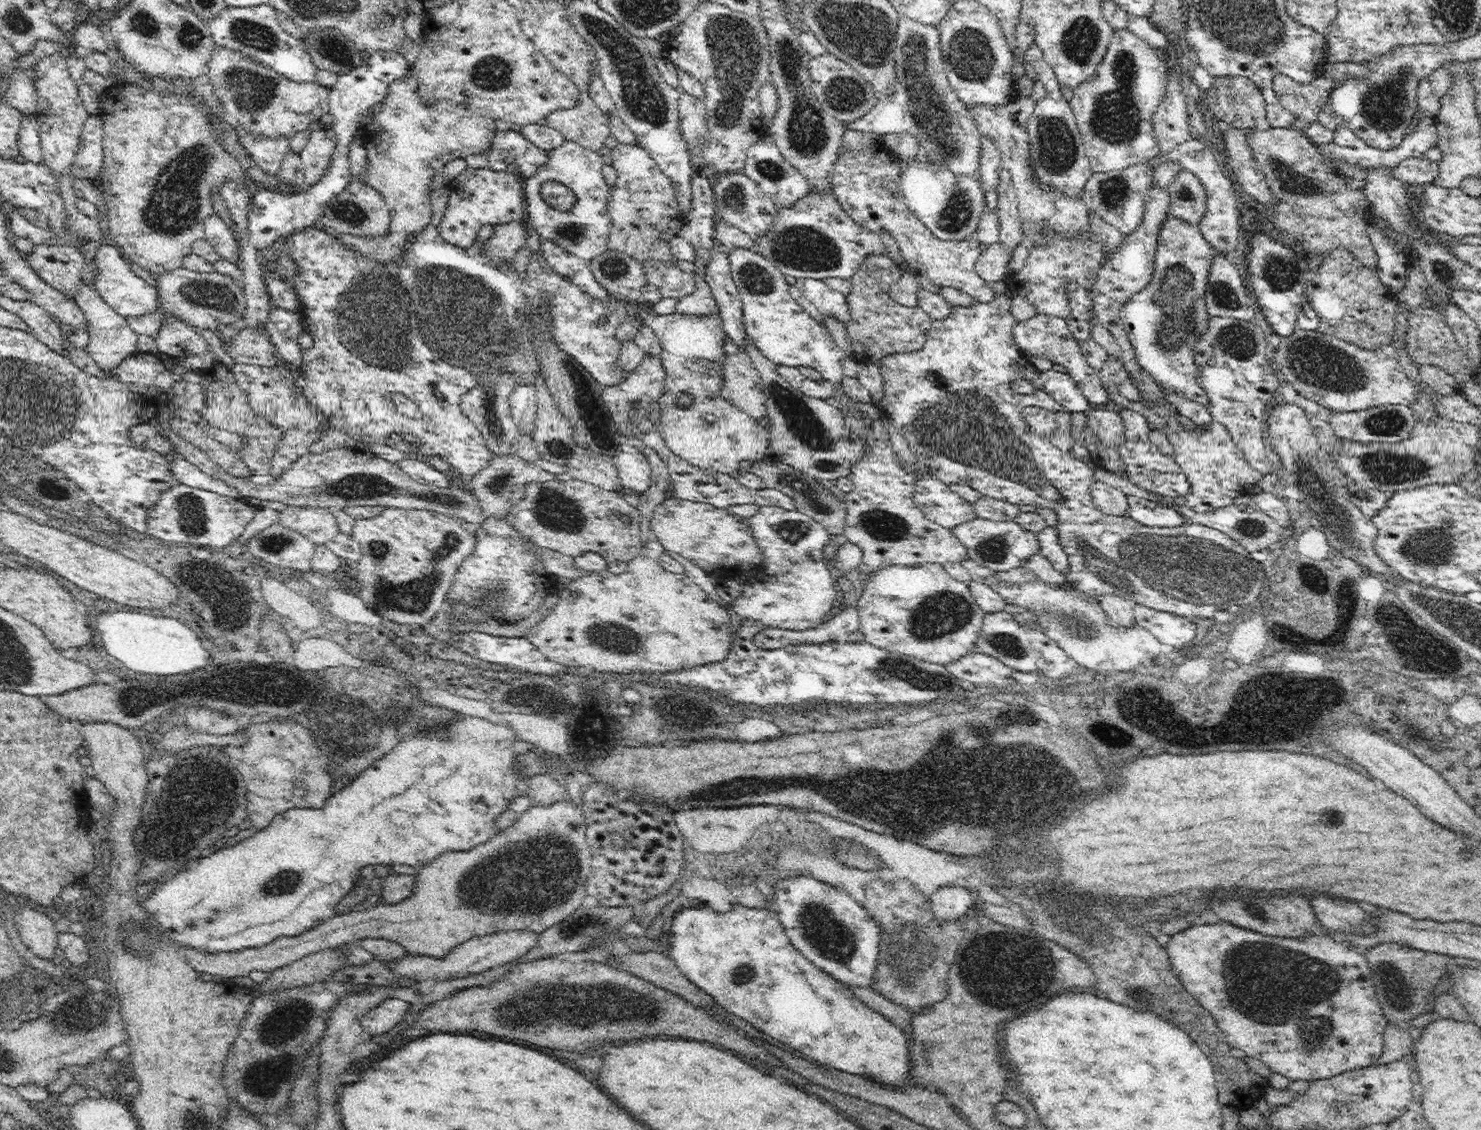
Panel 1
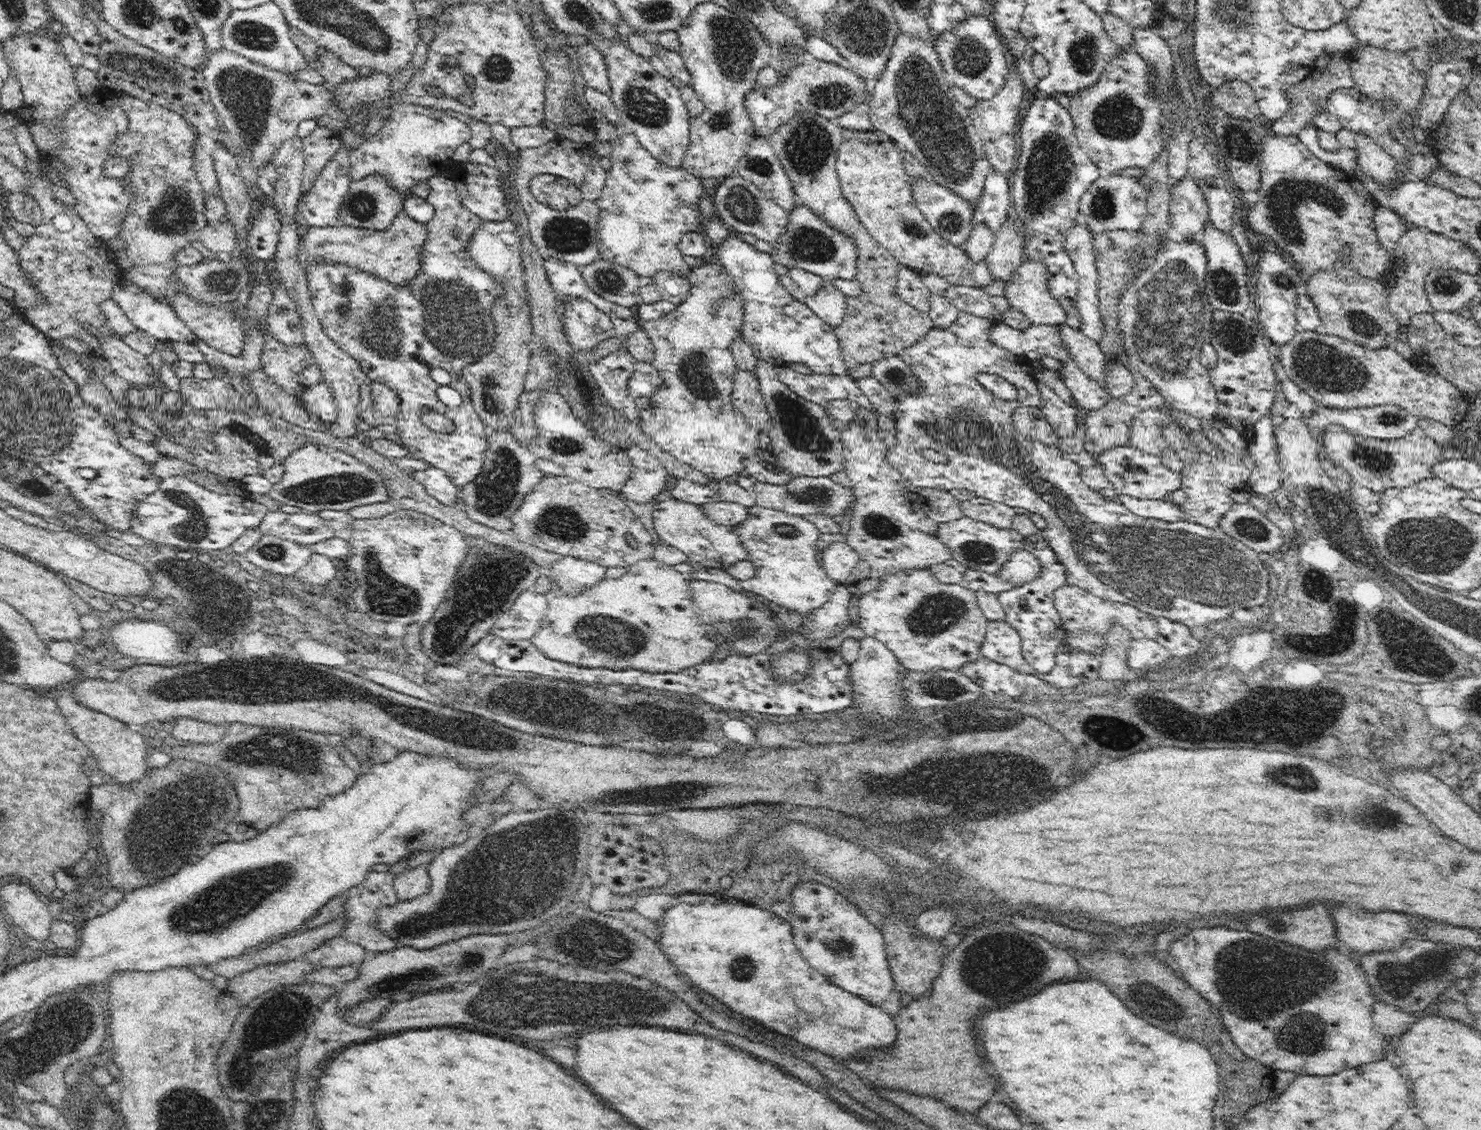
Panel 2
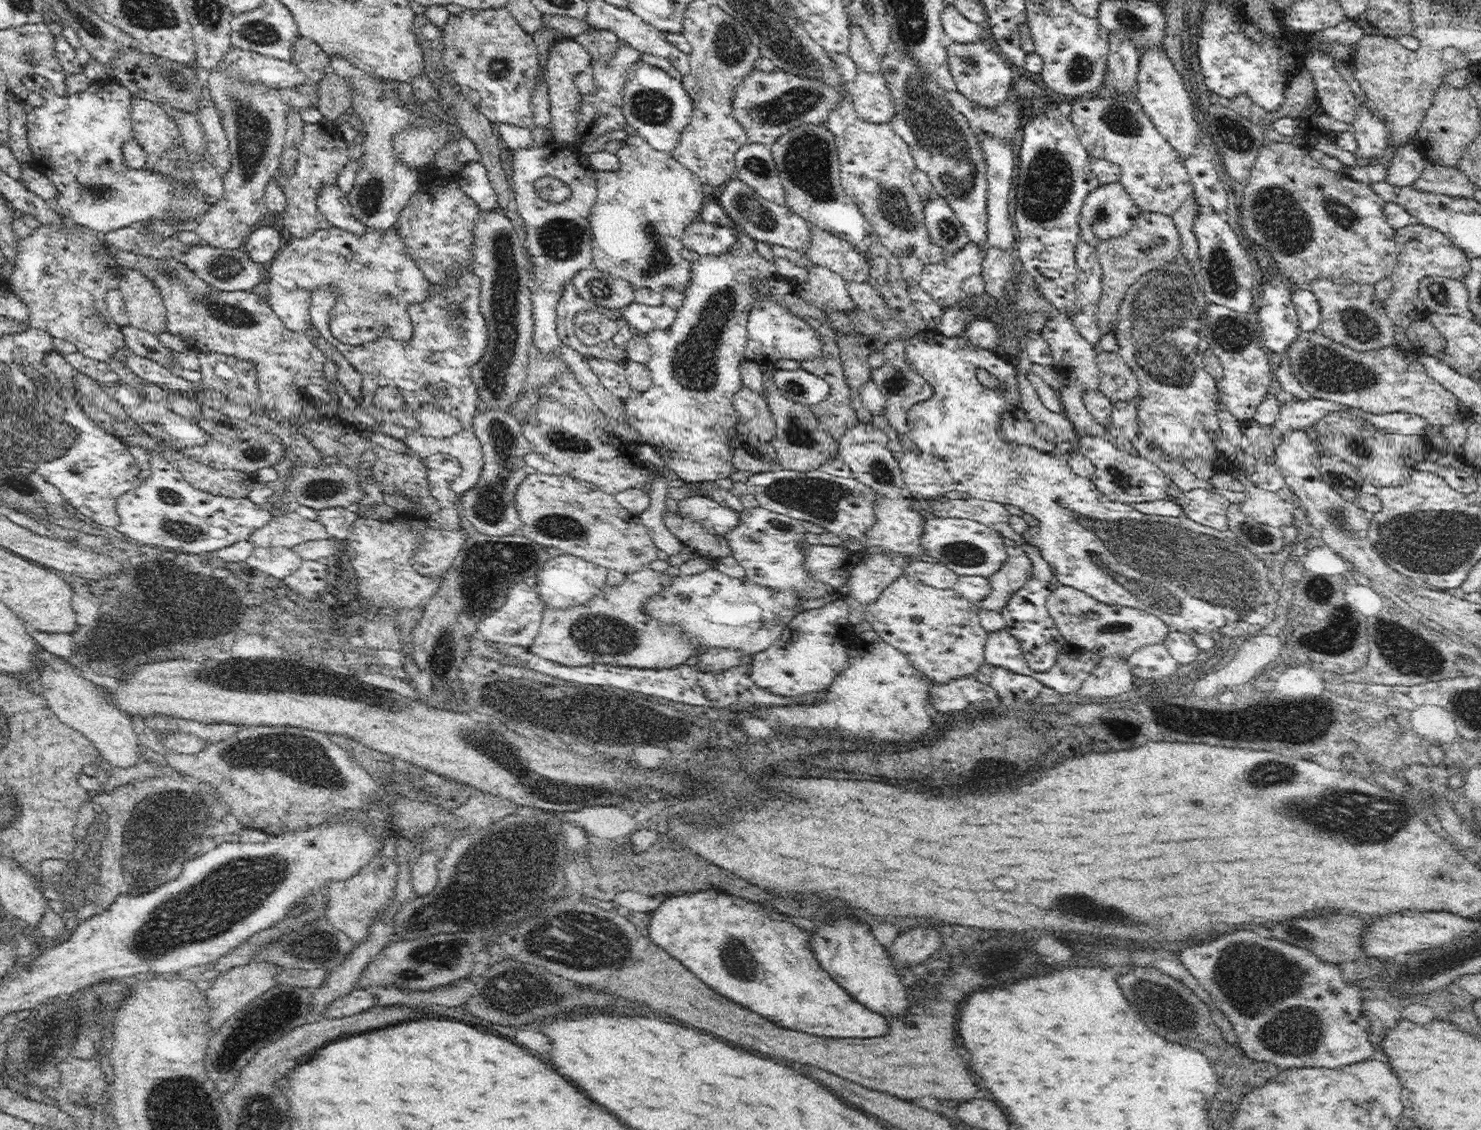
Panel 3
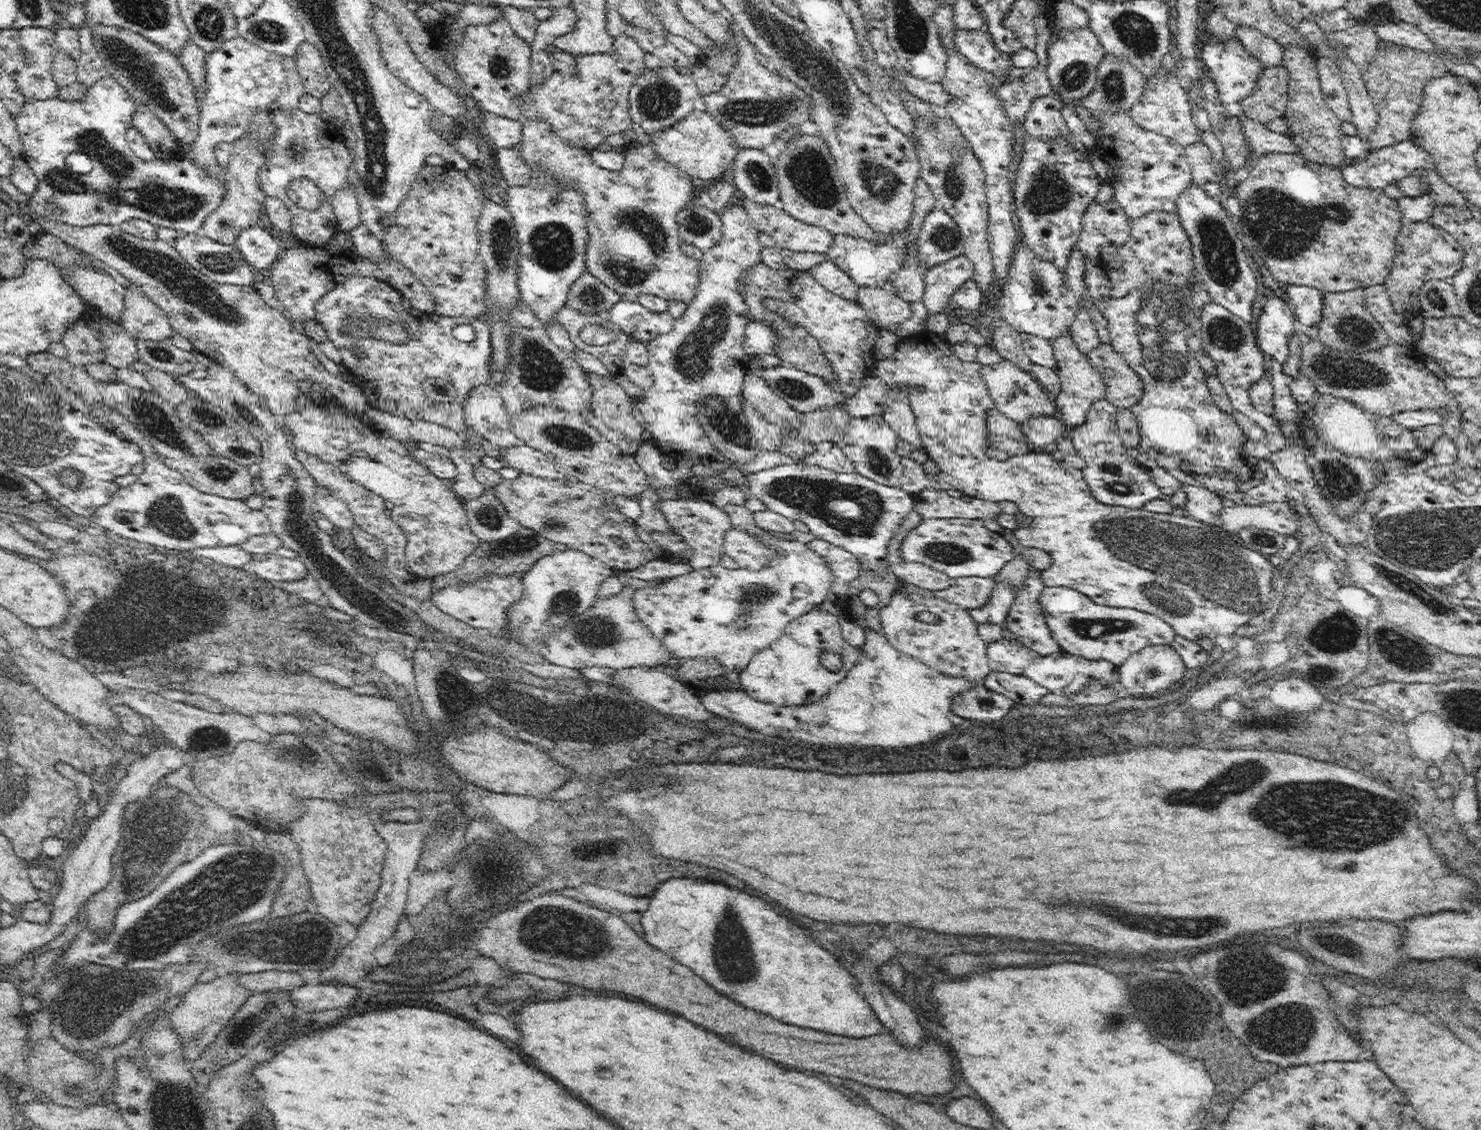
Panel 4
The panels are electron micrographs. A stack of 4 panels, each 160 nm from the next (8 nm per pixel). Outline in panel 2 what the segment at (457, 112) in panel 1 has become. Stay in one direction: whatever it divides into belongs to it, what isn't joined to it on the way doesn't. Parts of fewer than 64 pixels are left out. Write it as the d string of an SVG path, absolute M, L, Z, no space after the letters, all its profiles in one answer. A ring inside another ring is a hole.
M392 103L392 112L390 116L383 120L382 127L368 137L362 145L354 149L350 154L350 169L353 181L366 180L368 177L378 176L386 182L386 185L395 190L398 194L399 204L409 201L416 197L418 184L430 181L433 176L440 172L440 168L450 163L455 150L471 139L471 127L468 123L458 120L452 114L446 114L442 110L436 110L430 107L423 107L412 103ZM400 205L392 224L386 230L357 229L342 224L334 224L332 228L309 228L305 236L305 245L301 245L302 262L306 266L306 260L311 258L310 254L324 254L326 259L360 267L389 279L390 282L402 283L414 278L420 270L418 250L422 250L427 232L426 223L414 220L406 214L403 205Z

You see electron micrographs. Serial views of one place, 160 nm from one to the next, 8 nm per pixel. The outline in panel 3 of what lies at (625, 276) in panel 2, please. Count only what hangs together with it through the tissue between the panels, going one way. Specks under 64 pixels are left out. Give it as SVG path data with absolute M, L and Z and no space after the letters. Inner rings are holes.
M592 265L573 278L578 292L595 304L624 310L635 301L635 286L626 278L614 276Z

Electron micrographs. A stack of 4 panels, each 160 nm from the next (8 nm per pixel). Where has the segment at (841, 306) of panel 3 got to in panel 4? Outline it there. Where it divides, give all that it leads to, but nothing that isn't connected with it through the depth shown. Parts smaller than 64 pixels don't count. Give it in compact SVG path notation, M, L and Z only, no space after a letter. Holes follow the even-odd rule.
M822 262L807 271L818 285L848 302L856 303L856 283L832 262Z

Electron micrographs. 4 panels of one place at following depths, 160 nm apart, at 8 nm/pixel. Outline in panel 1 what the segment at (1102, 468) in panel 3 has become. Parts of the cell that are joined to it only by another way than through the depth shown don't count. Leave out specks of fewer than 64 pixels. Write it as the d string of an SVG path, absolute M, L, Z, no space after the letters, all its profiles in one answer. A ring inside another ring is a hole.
M1126 440L1119 446L1122 460L1125 462L1126 479L1147 491L1160 494L1162 496L1186 496L1190 492L1190 479L1188 475L1178 466L1173 456L1162 454L1156 445L1151 441L1142 442L1142 440Z

